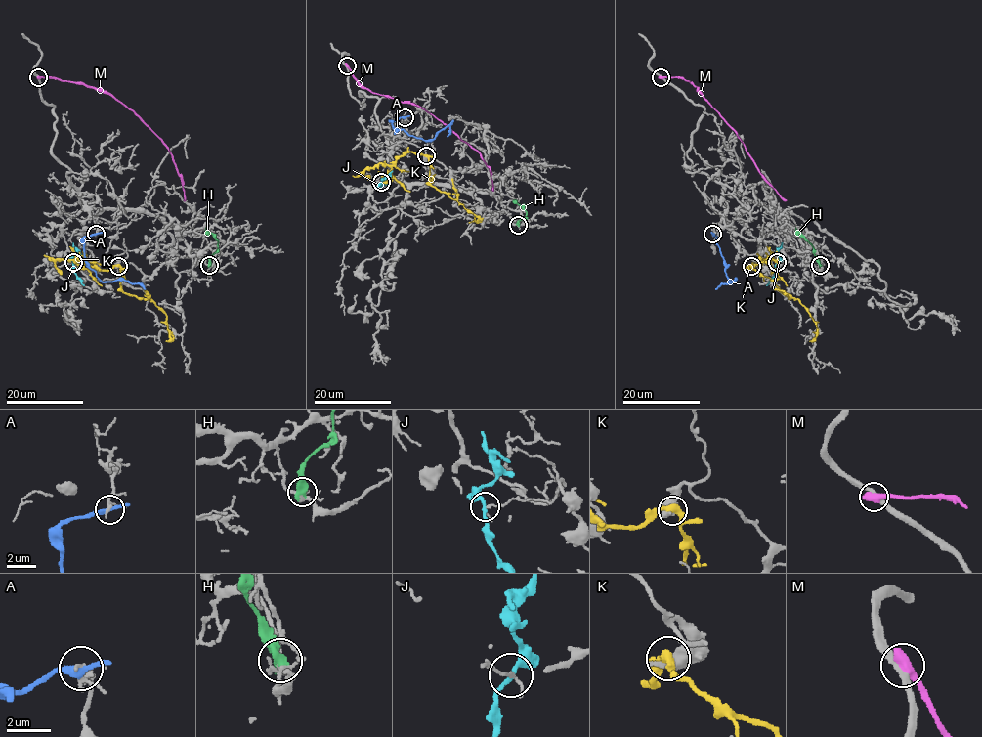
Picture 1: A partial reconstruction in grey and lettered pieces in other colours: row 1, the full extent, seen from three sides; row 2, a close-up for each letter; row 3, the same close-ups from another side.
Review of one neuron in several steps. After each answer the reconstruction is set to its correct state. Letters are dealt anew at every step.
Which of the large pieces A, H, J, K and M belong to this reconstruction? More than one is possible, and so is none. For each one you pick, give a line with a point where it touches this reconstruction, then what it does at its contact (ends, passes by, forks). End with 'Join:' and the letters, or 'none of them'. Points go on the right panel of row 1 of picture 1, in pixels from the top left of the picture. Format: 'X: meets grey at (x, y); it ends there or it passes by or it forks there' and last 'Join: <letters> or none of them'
Join: none of them

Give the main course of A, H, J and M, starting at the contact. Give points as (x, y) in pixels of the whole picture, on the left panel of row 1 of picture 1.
A: (96, 233), (83, 238), (83, 256), (95, 275), (102, 281), (128, 281), (139, 283)
H: (209, 265), (218, 240), (205, 228)
J: (73, 262), (74, 273), (83, 285)
M: (38, 77), (55, 77), (102, 89), (130, 108), (172, 155), (181, 177), (184, 200)

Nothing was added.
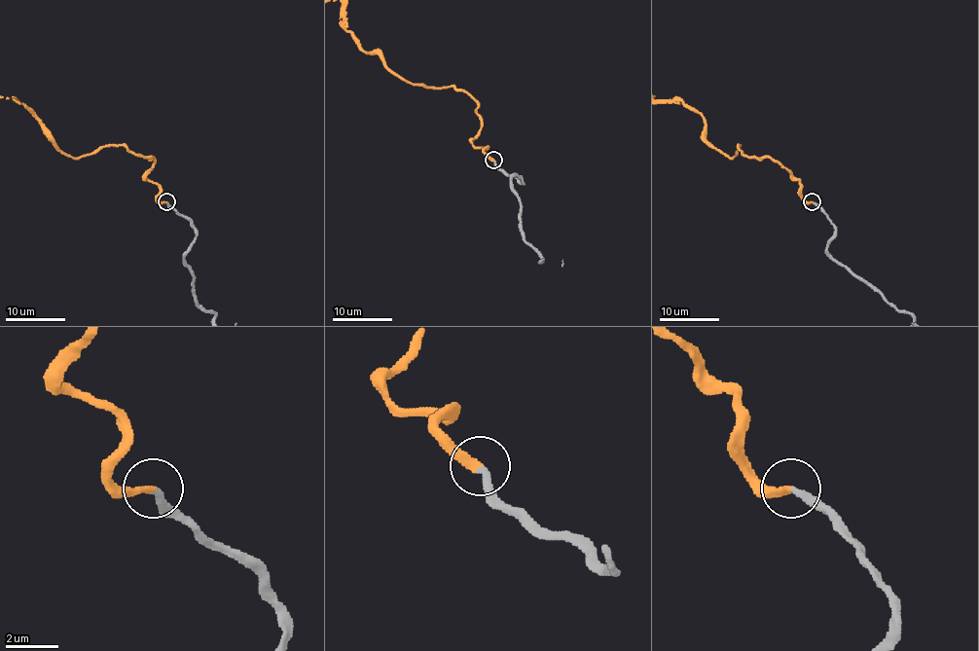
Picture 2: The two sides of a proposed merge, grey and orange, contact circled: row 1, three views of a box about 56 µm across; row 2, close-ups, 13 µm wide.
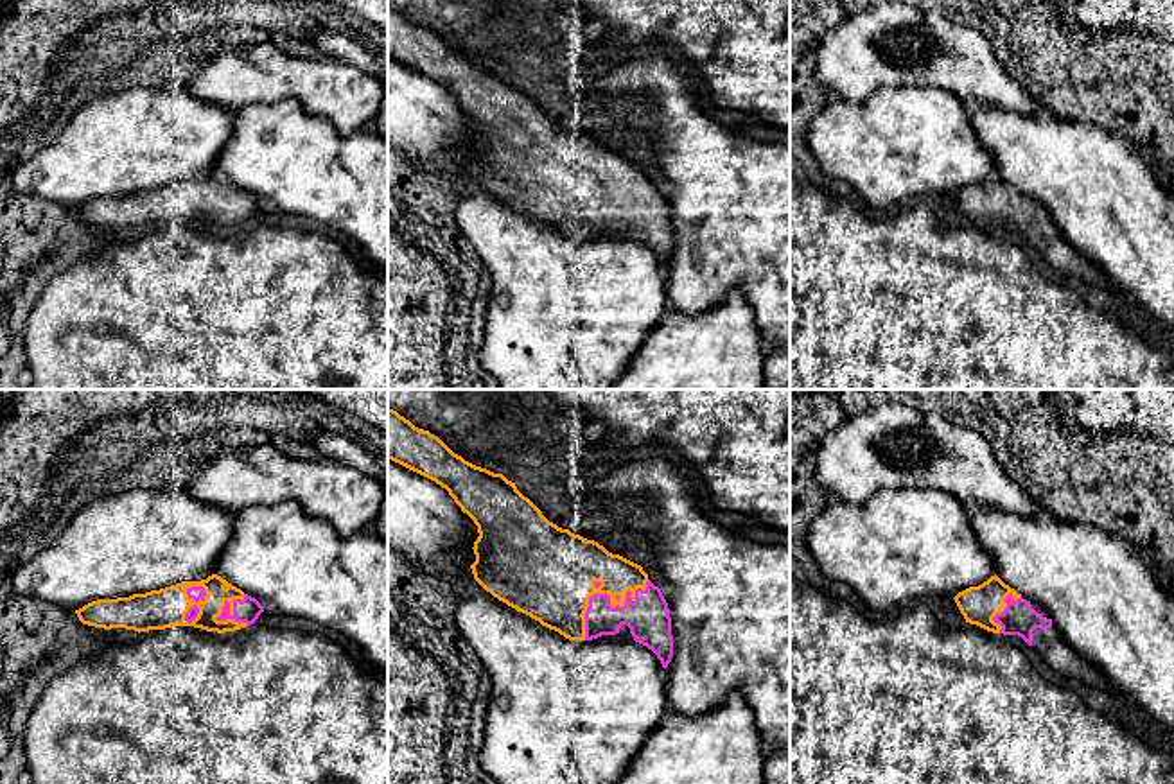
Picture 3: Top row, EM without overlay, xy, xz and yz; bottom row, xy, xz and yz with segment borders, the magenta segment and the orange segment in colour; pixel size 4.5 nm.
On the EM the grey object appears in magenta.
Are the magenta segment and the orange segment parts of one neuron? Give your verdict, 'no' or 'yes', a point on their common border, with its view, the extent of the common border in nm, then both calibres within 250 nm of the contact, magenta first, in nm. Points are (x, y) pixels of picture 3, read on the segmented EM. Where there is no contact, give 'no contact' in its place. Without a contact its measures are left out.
yes; contact xz (605, 594); length 400 nm; calibres 190 and 380 nm

